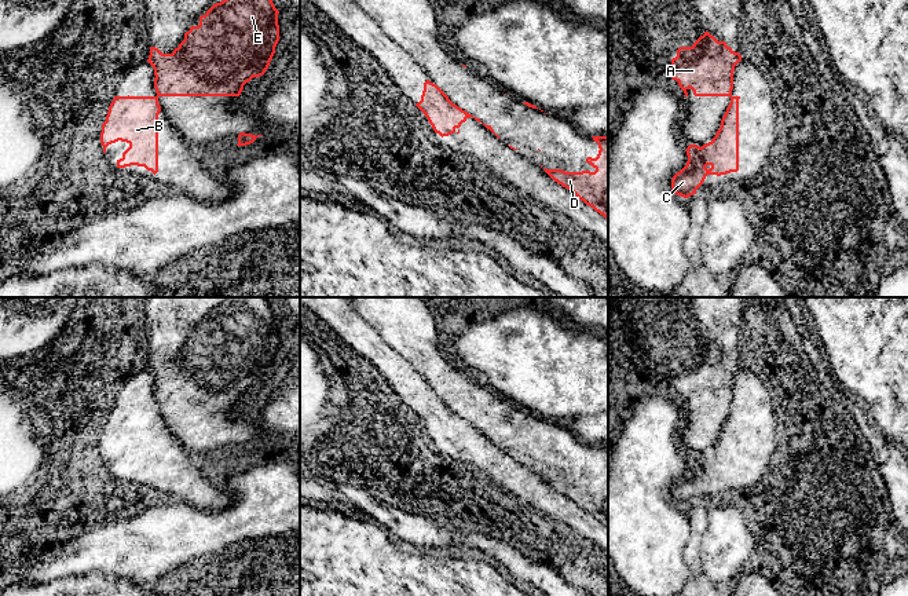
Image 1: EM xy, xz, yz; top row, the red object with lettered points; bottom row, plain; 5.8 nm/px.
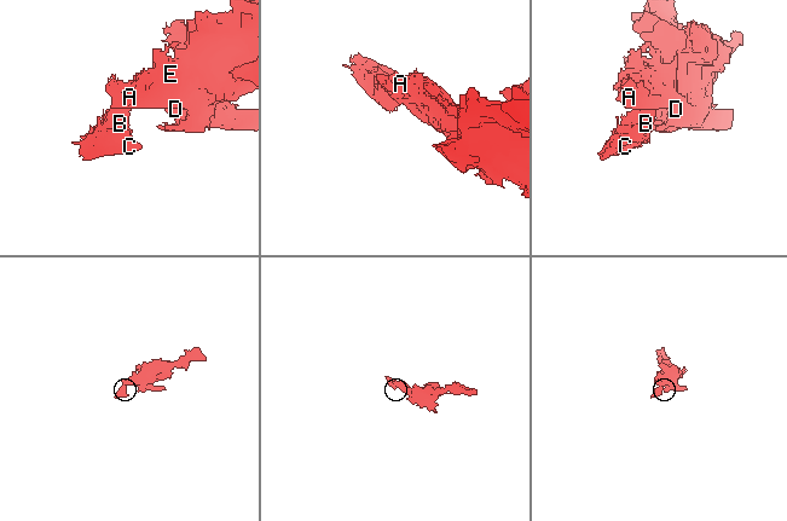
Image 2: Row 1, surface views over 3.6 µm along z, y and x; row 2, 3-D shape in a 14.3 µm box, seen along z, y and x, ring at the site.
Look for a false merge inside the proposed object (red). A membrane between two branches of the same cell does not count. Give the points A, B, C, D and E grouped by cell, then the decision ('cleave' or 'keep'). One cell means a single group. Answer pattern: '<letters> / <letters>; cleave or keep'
A D E / B C; cleave

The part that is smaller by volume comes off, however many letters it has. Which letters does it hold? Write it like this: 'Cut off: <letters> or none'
Cut off: B, C

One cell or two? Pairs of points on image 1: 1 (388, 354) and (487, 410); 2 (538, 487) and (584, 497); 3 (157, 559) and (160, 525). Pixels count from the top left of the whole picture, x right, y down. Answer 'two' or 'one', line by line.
1: two
2: two
3: one

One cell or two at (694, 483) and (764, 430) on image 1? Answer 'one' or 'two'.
one

